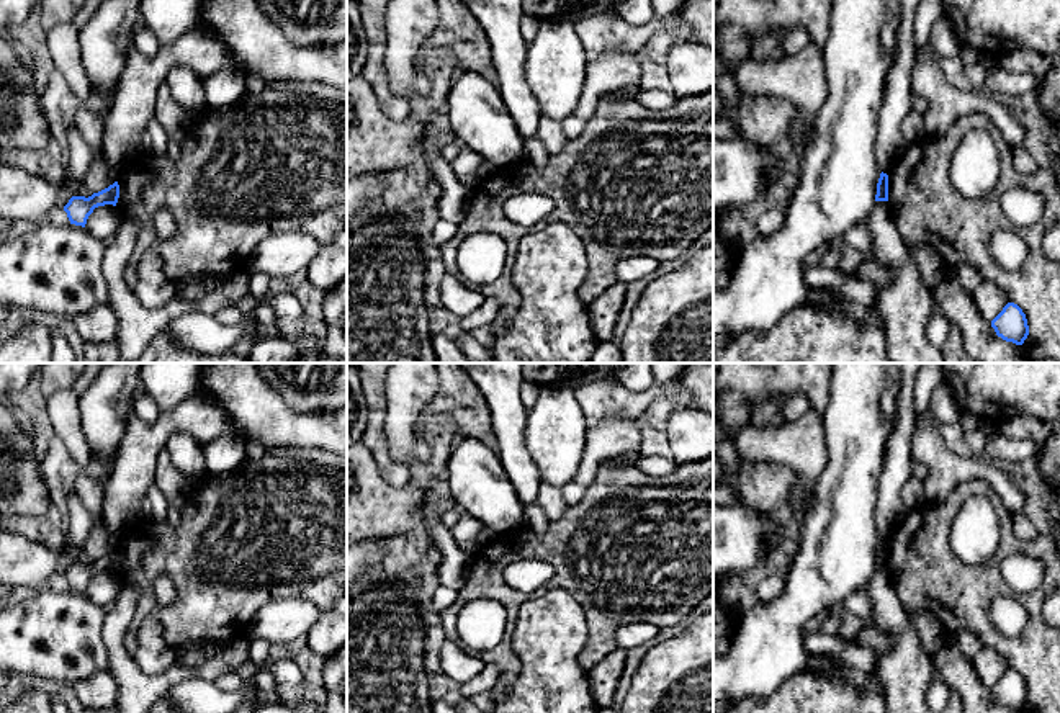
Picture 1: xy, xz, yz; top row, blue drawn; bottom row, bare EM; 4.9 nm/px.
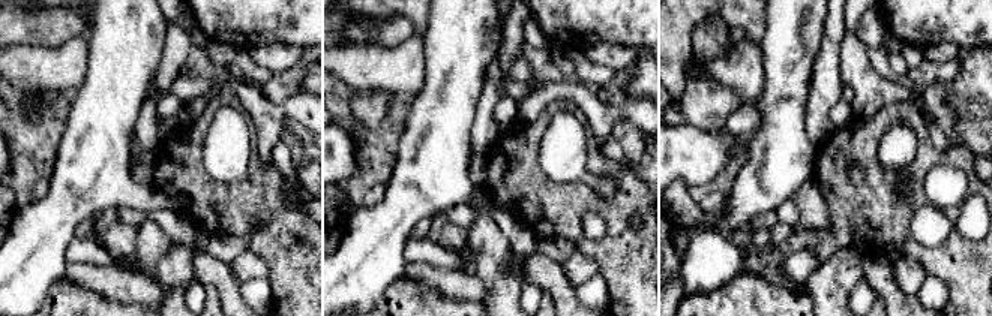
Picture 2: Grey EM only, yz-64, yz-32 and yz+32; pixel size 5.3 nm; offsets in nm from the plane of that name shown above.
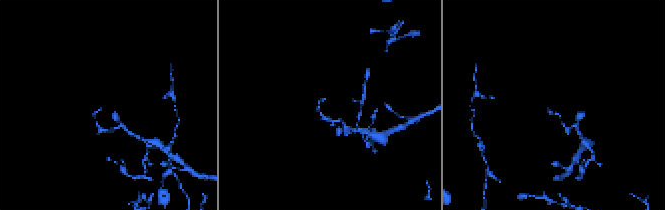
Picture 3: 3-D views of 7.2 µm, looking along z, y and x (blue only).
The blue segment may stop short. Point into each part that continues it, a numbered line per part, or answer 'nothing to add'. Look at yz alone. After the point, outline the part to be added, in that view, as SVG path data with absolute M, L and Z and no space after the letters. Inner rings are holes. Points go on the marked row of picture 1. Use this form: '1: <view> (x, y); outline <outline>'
nothing to add

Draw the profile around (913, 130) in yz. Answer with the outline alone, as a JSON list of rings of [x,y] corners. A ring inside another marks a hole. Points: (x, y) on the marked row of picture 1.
[[[911,110],[901,124],[901,134],[908,144],[913,144],[913,142],[926,137],[923,113]]]

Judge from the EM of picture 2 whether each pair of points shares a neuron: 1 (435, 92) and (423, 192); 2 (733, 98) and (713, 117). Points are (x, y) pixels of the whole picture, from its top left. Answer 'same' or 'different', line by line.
1: same
2: same

